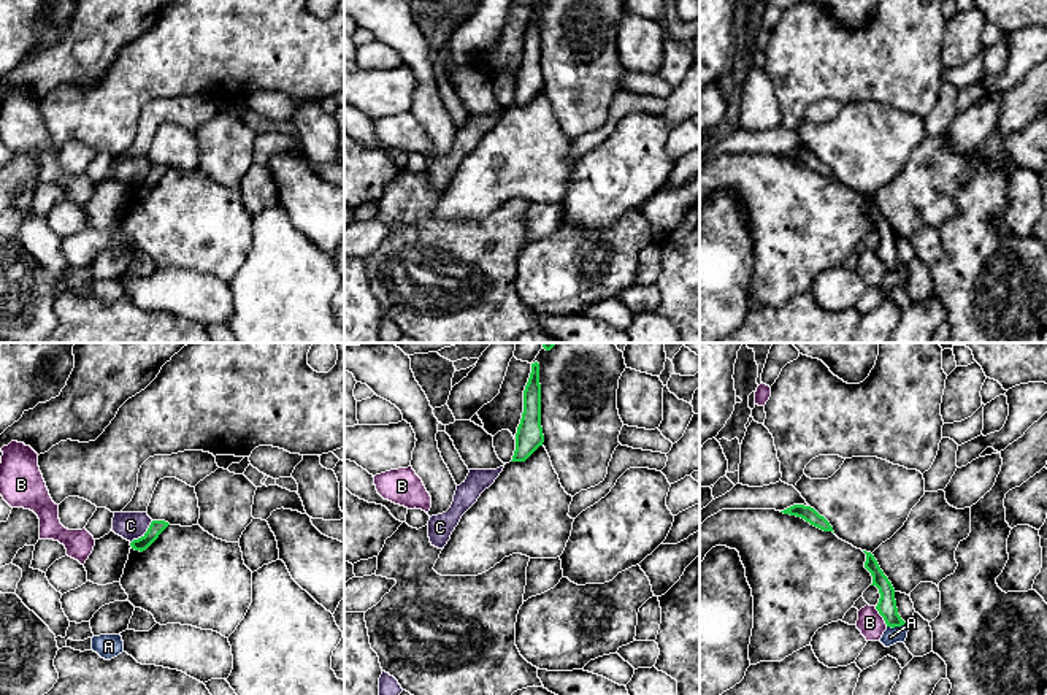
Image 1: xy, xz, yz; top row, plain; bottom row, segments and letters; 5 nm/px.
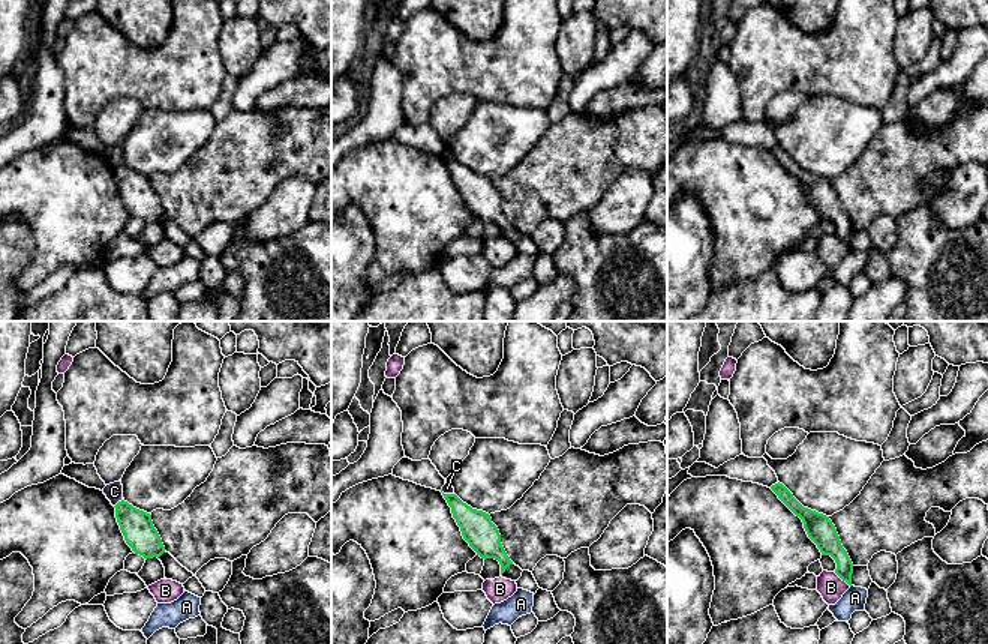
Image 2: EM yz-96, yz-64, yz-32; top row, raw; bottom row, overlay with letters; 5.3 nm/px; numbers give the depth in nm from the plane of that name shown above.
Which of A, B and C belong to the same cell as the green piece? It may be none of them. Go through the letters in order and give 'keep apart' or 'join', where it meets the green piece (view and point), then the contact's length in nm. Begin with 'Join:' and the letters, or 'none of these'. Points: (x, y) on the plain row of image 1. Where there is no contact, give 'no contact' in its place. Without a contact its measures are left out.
Join: none of these
A: keep apart; contact yz (895, 270); length 100 nm
B: keep apart; contact yz (881, 259); length 120 nm
C: keep apart; contact xy (145, 178); length 170 nm

